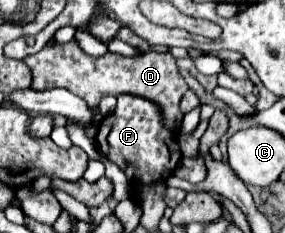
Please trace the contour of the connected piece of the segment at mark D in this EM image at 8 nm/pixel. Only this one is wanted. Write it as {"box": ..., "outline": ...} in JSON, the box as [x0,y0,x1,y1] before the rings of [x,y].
{"box":[24,40,188,130],"outline":[[[74,40],[68,42],[68,44],[56,44],[56,46],[44,46],[38,54],[34,56],[28,56],[24,58],[24,62],[30,66],[32,70],[32,90],[50,90],[50,88],[66,88],[70,92],[74,92],[76,96],[84,98],[98,114],[98,102],[102,96],[106,94],[134,94],[134,96],[140,96],[140,98],[146,98],[150,102],[154,102],[160,110],[162,110],[162,124],[168,126],[168,130],[178,130],[182,122],[182,112],[180,112],[180,100],[182,96],[186,94],[188,86],[184,82],[184,78],[178,74],[178,68],[176,68],[176,60],[172,54],[158,54],[158,52],[144,52],[136,58],[126,58],[126,56],[120,56],[120,54],[112,54],[108,52],[106,56],[102,58],[92,58],[88,54],[84,54],[76,44]]]}

